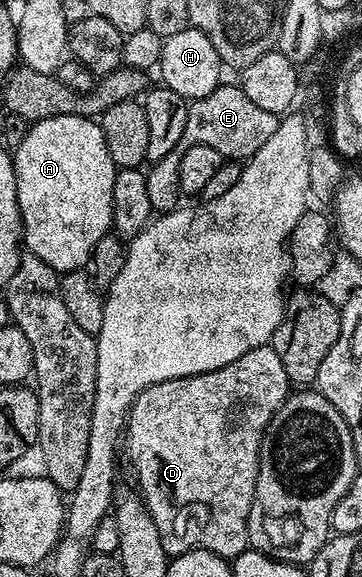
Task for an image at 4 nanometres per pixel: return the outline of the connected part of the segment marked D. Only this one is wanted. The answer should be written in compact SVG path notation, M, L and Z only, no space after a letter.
M271 344L254 347L254 351L246 351L246 355L234 359L234 363L226 363L226 367L218 367L214 371L206 371L202 375L170 379L166 383L158 383L146 387L136 396L136 401L128 410L126 428L122 433L122 453L128 456L132 469L136 472L135 484L143 500L144 506L150 511L154 519L154 527L158 527L158 535L162 535L162 547L170 555L188 553L191 549L205 549L214 555L225 559L237 557L242 550L249 548L248 516L254 499L254 487L258 483L258 467L260 466L260 441L272 416L278 407L288 398L290 382L286 375L286 367L282 367L282 359L278 359L278 351L272 349Z

